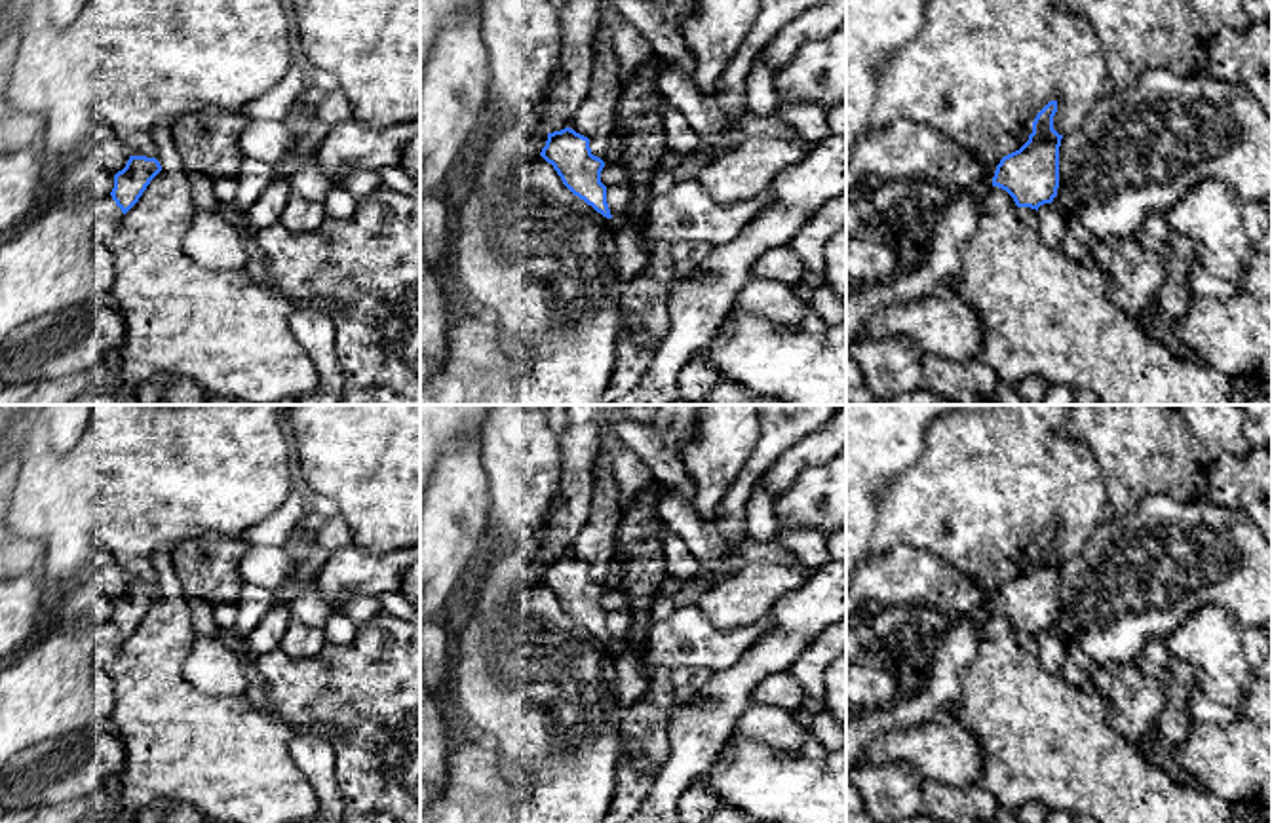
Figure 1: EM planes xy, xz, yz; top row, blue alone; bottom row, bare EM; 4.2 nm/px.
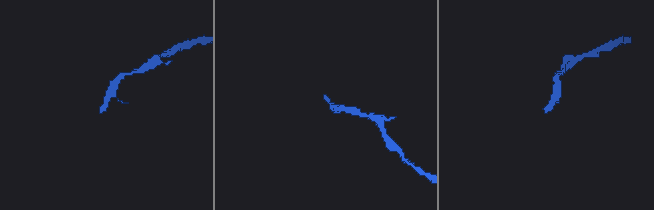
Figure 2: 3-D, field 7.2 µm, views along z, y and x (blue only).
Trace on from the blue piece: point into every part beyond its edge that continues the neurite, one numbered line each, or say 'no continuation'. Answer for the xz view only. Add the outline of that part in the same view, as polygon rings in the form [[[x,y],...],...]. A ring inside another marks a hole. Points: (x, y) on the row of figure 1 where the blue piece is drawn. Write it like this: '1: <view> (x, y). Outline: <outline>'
no continuation

